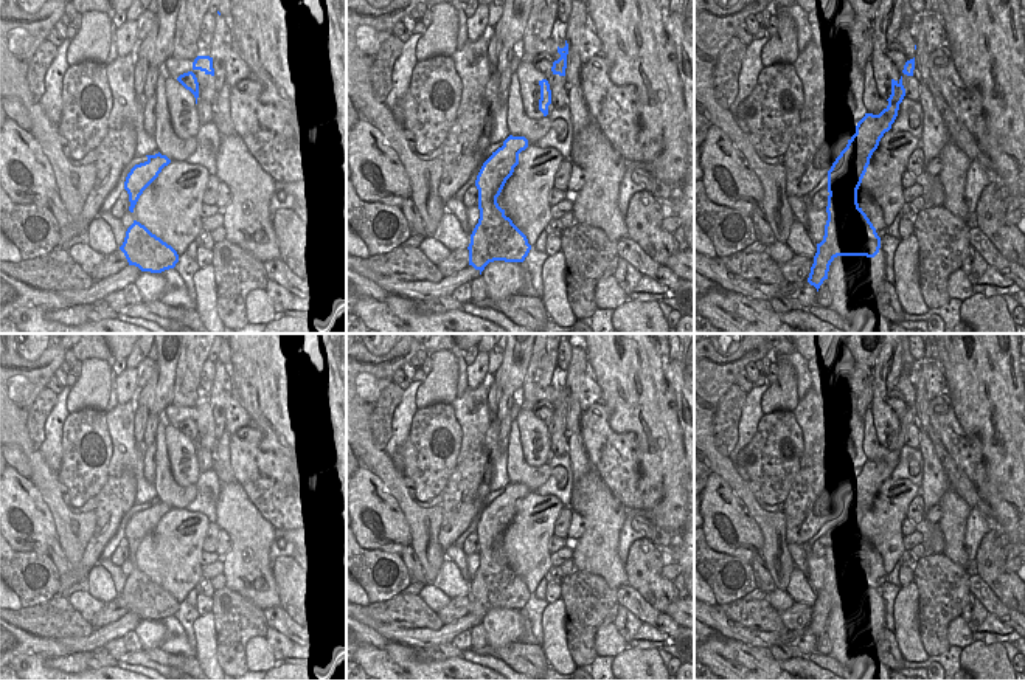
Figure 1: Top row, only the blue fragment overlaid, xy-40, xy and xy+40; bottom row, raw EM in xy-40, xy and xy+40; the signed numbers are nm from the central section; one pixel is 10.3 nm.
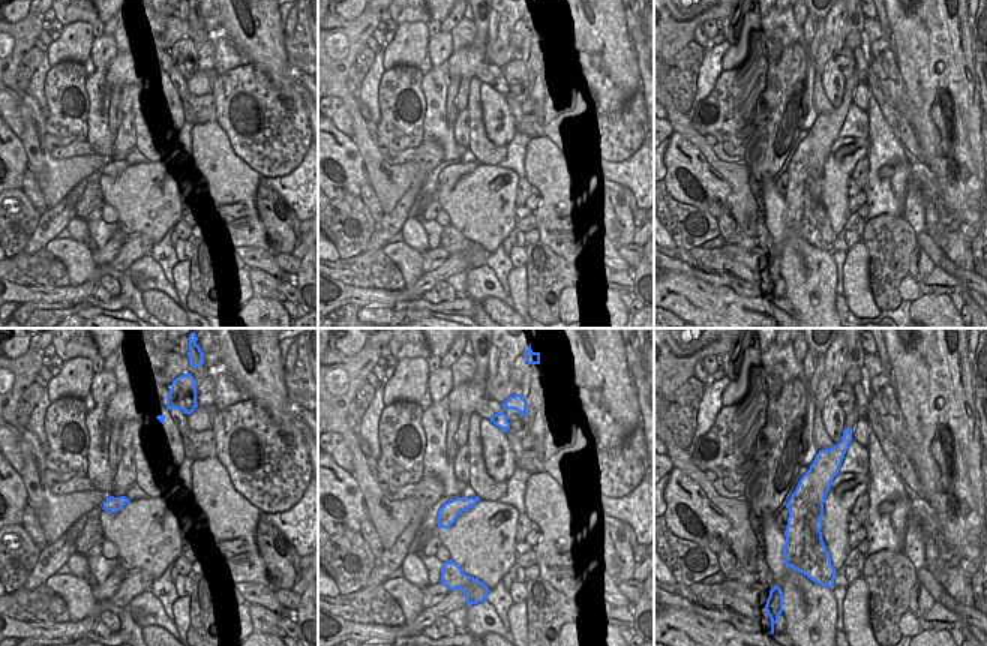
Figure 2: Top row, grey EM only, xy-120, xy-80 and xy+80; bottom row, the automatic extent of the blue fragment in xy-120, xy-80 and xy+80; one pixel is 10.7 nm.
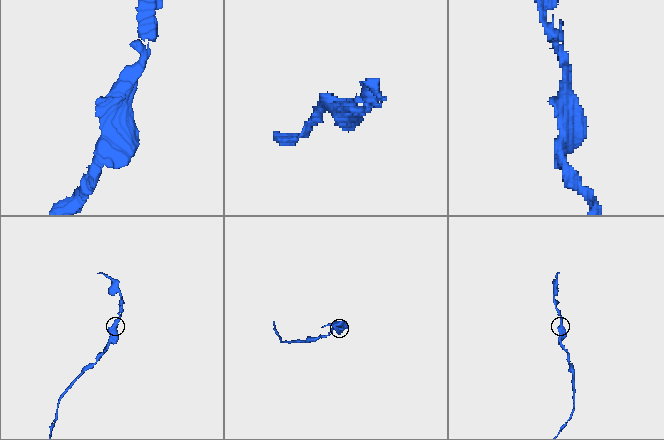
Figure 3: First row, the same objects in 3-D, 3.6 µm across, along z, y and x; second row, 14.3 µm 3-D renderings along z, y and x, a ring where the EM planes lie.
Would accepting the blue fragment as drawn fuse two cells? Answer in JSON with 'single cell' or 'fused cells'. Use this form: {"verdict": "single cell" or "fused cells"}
{"verdict": "single cell"}

